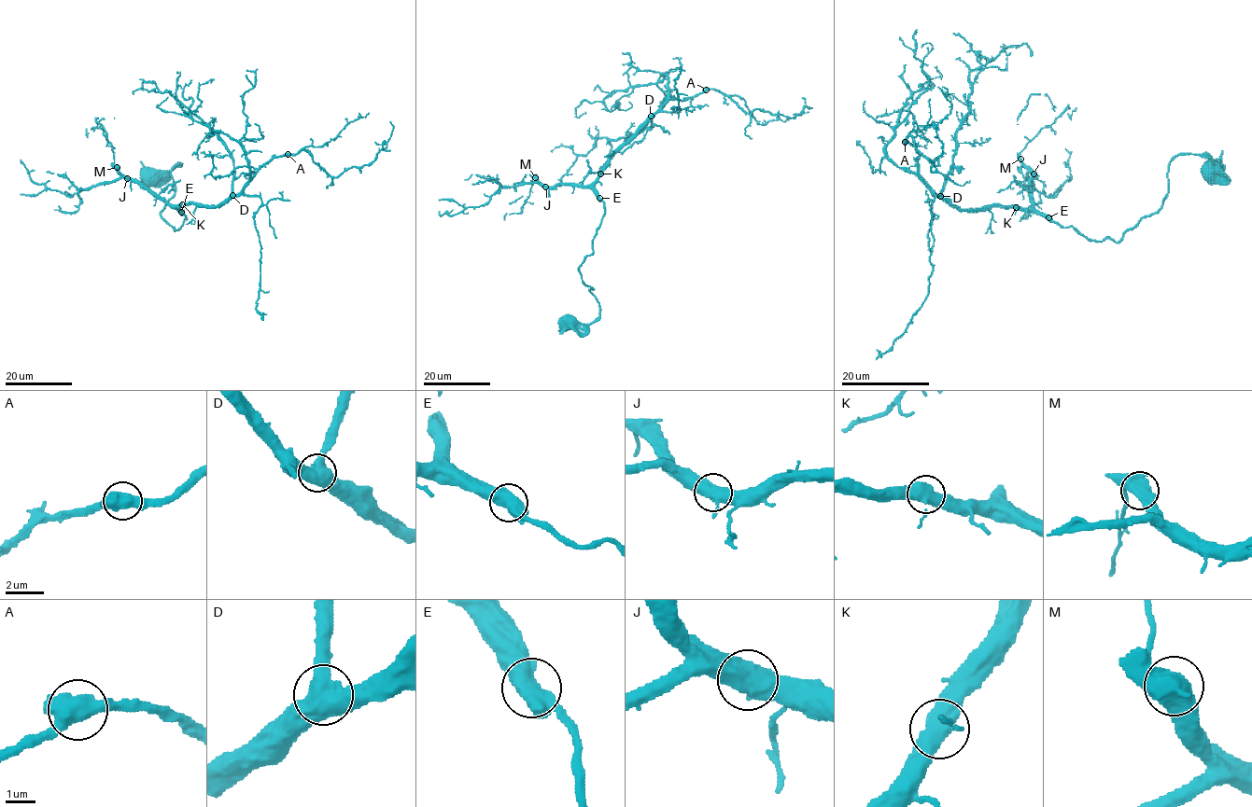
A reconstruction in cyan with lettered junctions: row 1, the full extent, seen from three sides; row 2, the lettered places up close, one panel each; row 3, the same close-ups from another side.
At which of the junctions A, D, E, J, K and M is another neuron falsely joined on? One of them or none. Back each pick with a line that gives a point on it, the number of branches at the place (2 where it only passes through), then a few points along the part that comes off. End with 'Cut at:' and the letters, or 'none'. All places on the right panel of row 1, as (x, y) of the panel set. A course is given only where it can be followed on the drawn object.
Cut at: none

